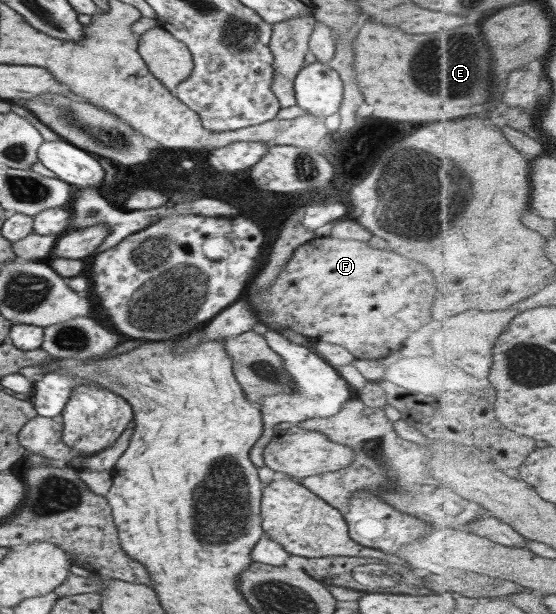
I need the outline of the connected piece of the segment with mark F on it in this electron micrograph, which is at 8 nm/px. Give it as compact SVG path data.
M330 236L315 237L293 252L293 255L278 275L278 278L274 282L271 282L263 292L254 294L253 286L249 285L245 296L253 304L253 309L260 322L268 326L272 331L289 328L318 344L330 342L342 346L346 348L355 359L380 358L380 356L386 356L390 350L398 350L396 346L400 346L404 338L408 338L416 328L420 328L420 326L424 326L426 322L430 322L430 304L432 304L432 300L434 300L434 296L436 296L436 280L434 280L434 276L430 274L430 270L428 270L424 264L414 262L414 260L408 260L408 258L400 258L400 256L396 256L396 254L392 254L392 252L384 252L384 250L384 248L376 249L370 247L367 242L349 242Z

